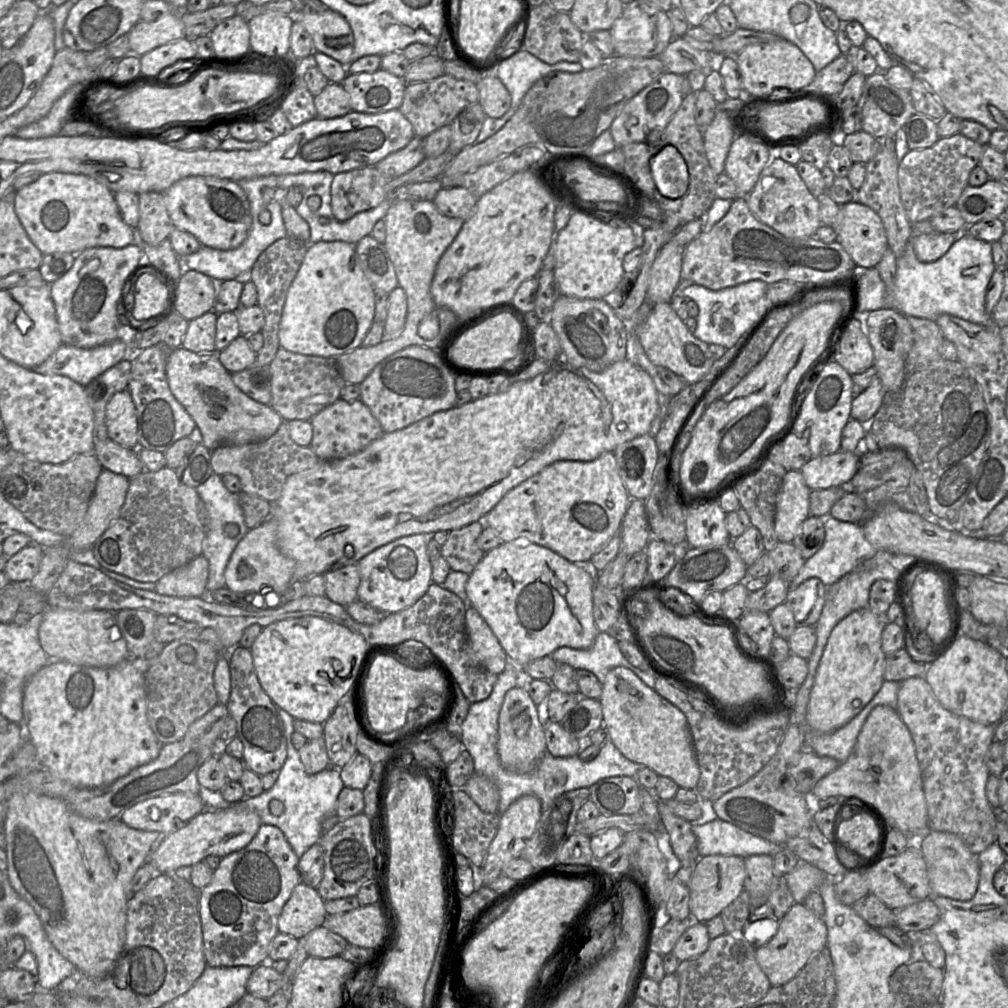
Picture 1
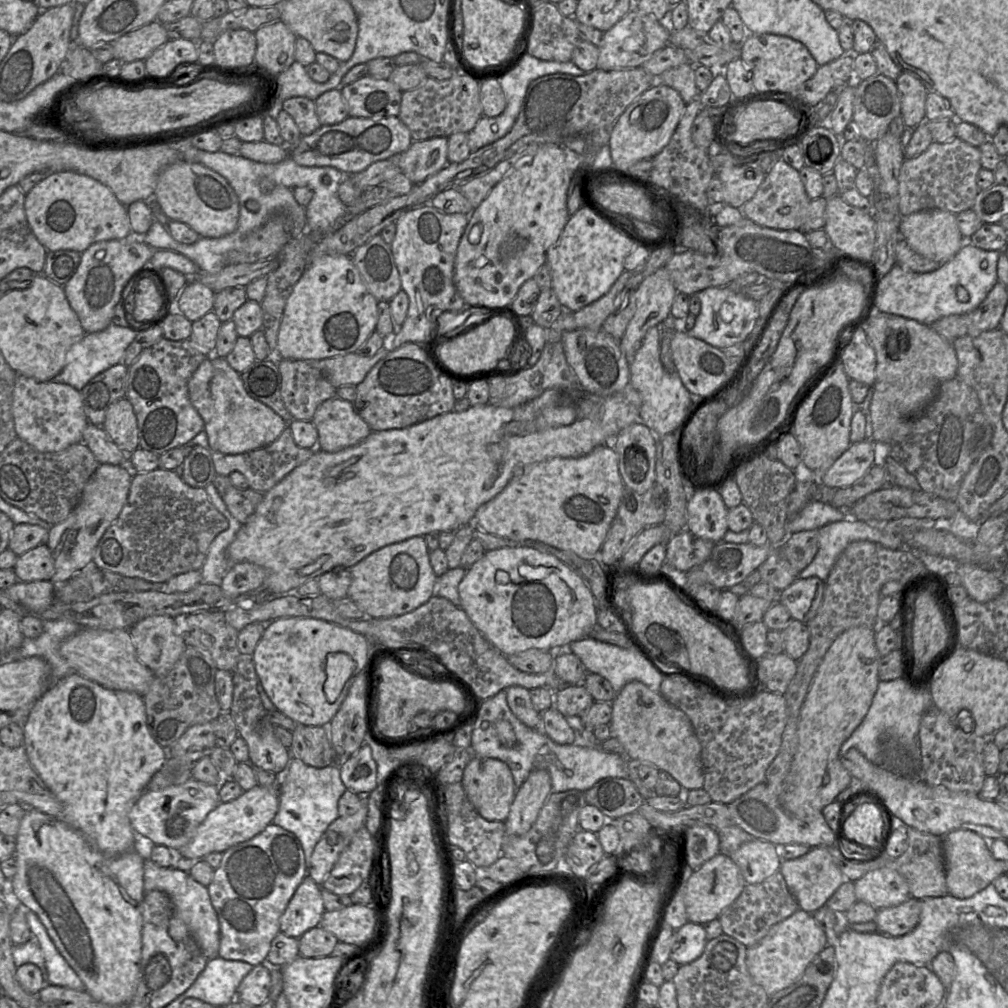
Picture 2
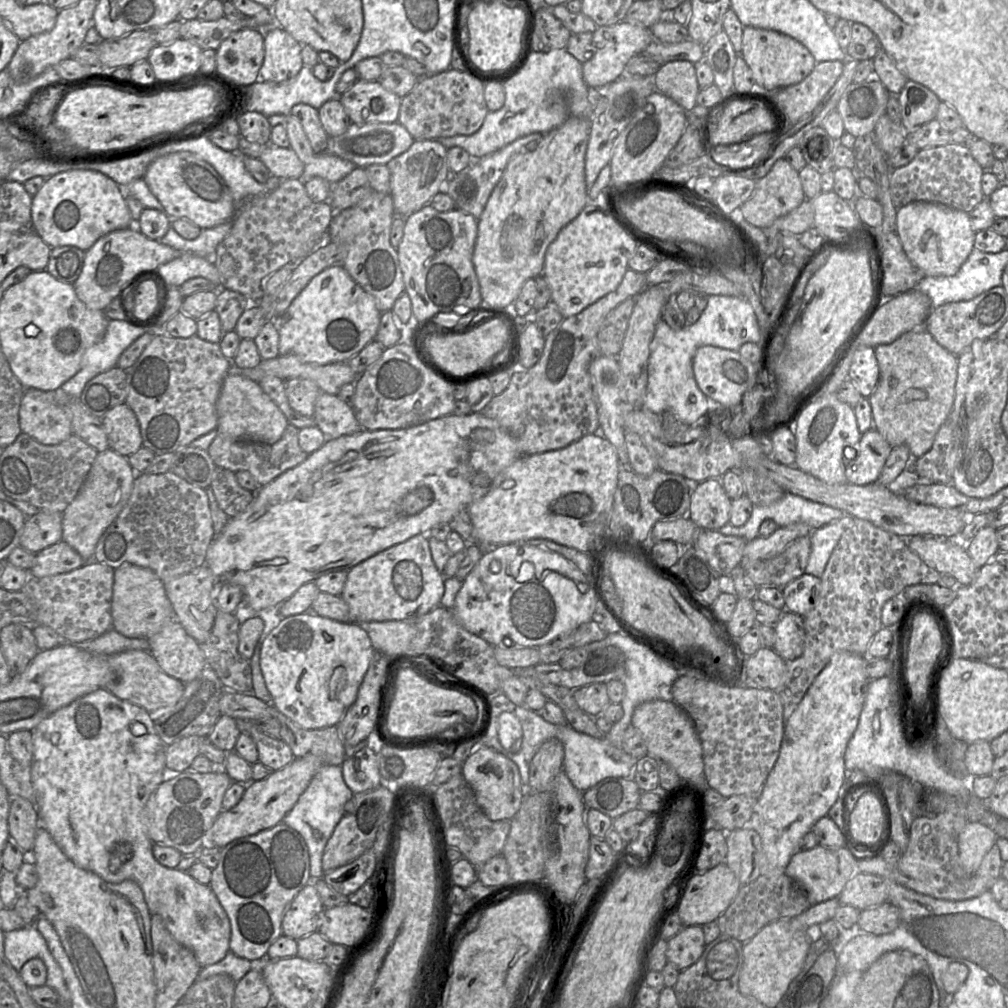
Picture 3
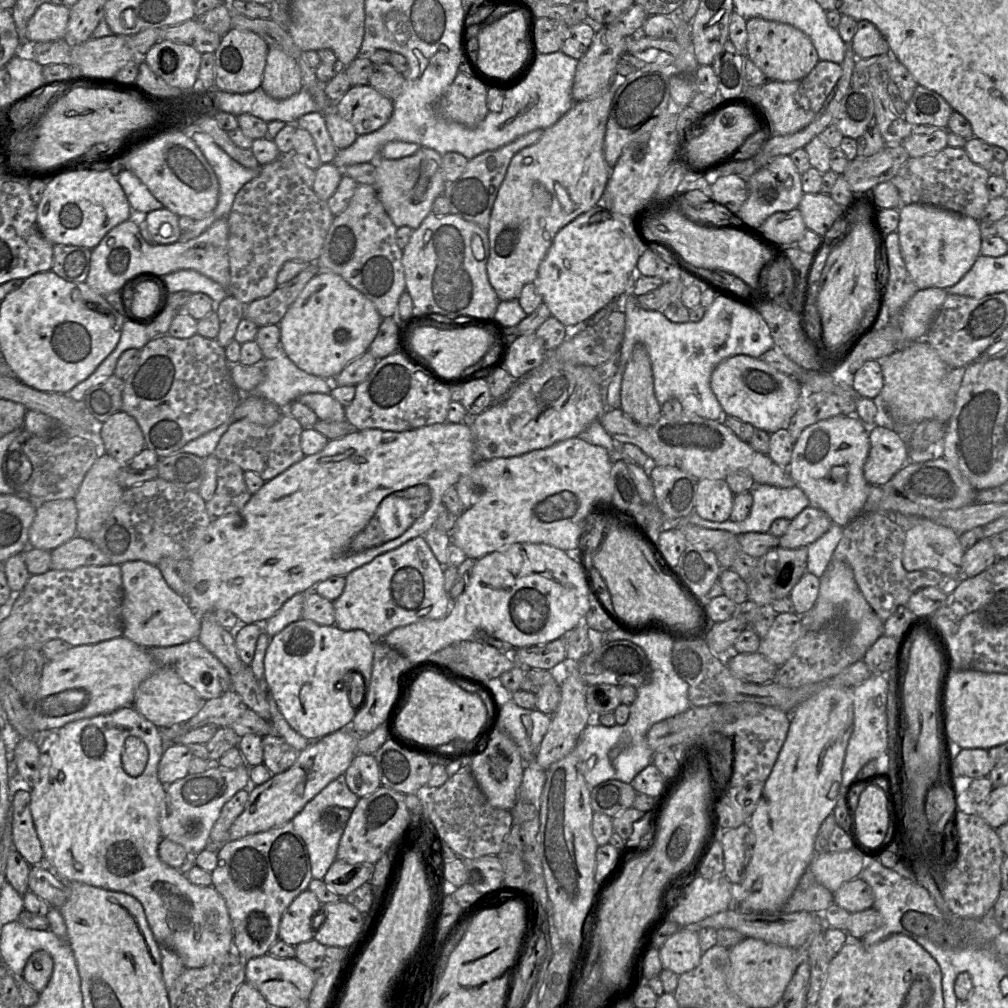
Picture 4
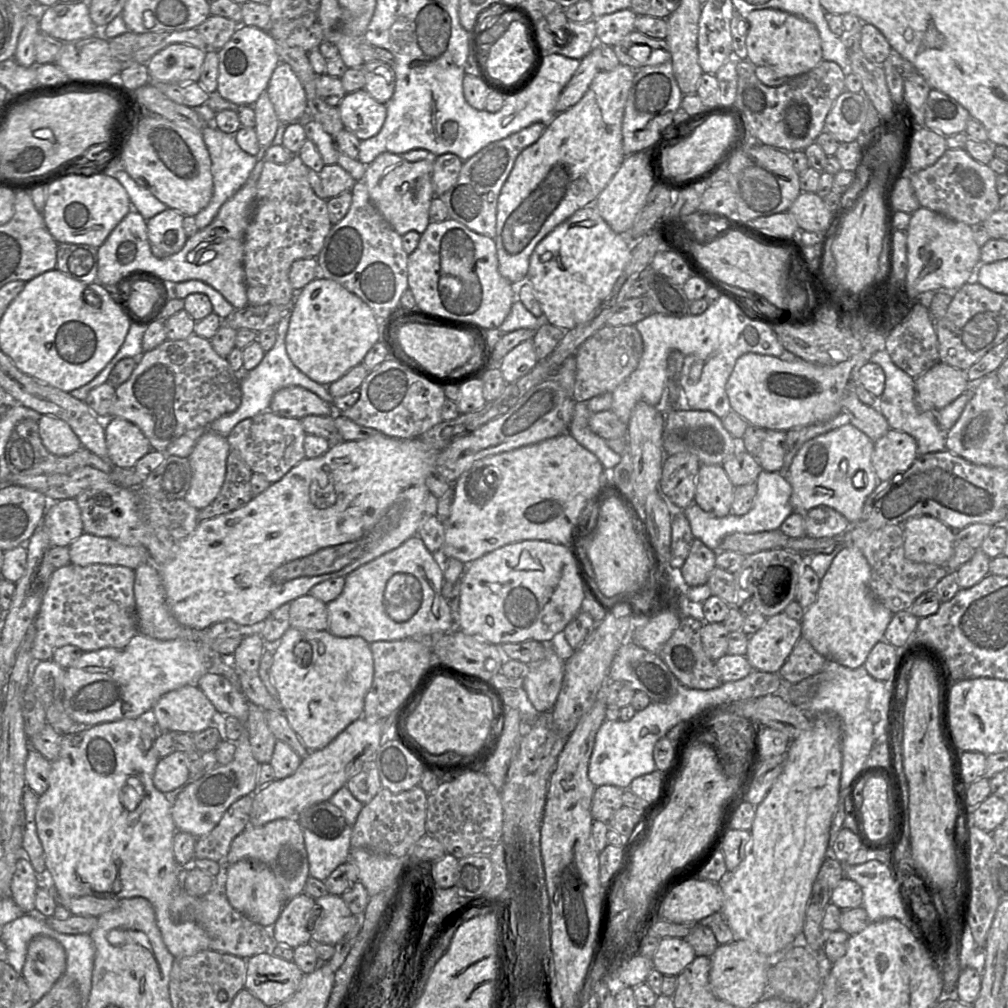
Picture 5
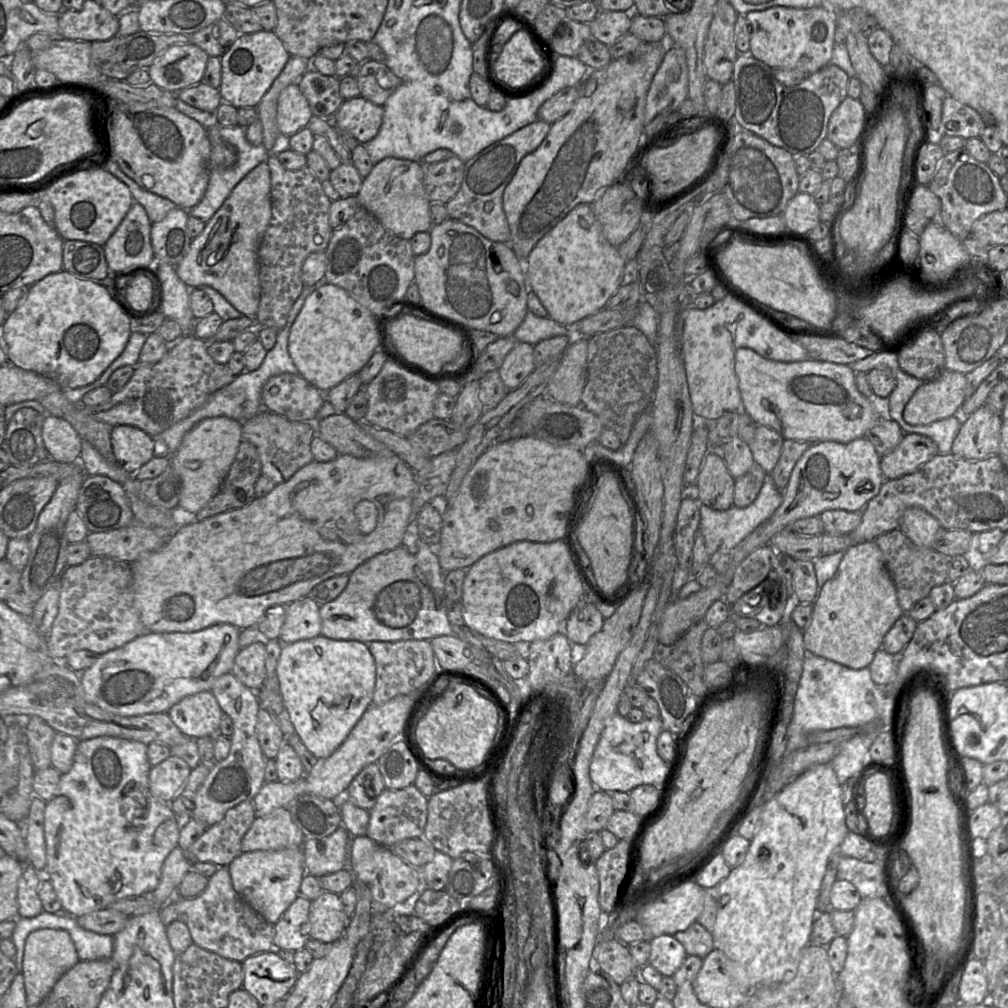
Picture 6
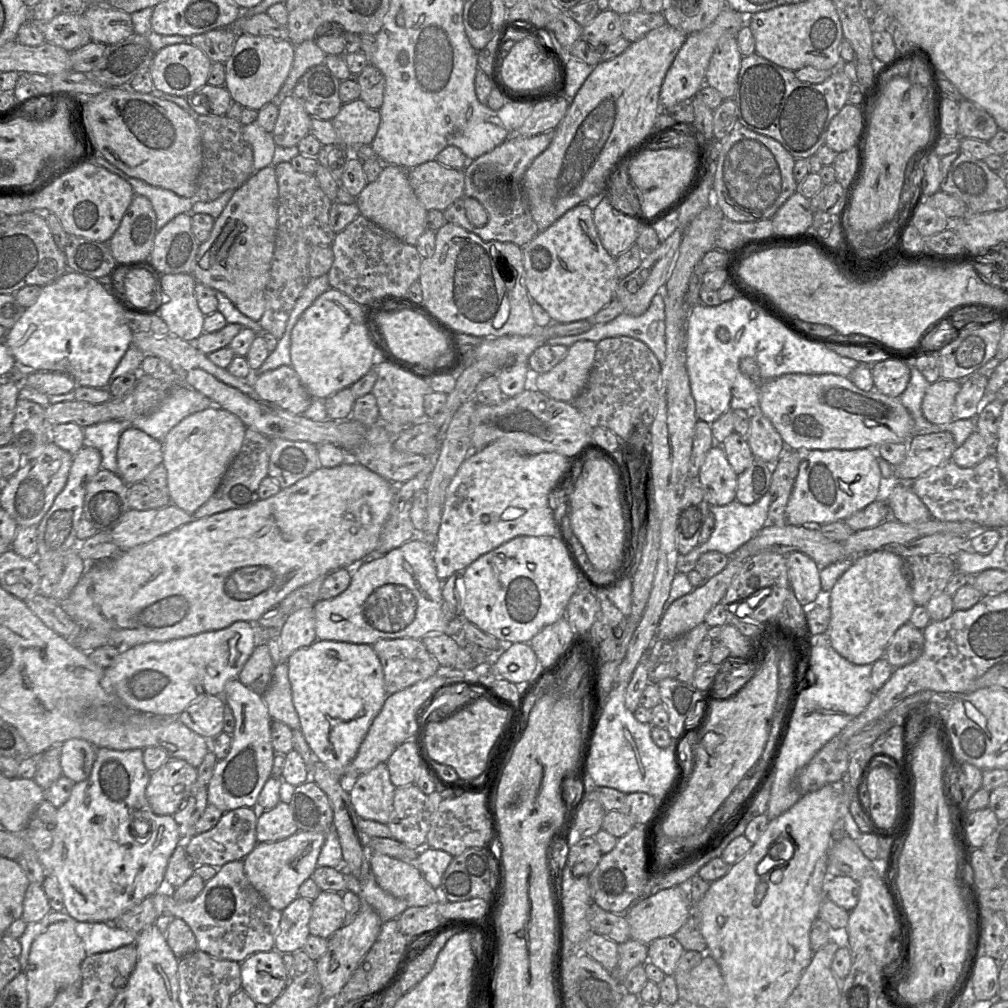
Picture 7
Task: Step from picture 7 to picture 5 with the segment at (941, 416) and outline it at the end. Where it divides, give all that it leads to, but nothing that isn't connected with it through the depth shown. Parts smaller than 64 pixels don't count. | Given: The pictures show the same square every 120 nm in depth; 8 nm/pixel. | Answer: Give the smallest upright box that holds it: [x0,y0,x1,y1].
[915,362,967,411]

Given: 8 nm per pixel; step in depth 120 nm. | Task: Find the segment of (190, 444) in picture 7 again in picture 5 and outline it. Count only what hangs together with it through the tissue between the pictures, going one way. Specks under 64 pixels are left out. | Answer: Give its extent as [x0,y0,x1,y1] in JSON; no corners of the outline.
[183,431,230,510]

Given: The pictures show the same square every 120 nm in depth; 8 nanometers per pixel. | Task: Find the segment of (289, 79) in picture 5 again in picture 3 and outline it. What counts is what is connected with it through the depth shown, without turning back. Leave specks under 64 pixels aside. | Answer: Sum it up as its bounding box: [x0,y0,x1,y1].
[259,25,304,83]

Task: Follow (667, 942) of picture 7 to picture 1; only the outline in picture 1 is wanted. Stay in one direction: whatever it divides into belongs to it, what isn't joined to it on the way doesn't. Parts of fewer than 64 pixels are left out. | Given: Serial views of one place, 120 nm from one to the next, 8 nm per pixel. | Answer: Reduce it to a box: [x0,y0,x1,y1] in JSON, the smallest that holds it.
[672,914,710,961]

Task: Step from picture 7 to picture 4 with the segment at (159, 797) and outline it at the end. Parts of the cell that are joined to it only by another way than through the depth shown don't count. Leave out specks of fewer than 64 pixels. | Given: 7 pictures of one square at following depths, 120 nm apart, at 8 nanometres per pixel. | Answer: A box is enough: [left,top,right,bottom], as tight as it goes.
[158,745,193,786]

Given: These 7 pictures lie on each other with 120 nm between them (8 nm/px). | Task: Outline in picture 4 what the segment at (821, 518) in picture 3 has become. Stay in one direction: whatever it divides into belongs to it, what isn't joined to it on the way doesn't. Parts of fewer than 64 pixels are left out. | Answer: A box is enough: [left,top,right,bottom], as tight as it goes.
[668,484,811,535]

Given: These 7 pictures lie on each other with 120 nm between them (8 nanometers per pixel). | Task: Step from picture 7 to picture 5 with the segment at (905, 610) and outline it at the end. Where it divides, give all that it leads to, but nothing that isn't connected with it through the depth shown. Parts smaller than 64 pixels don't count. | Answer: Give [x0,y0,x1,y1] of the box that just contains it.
[801,546,893,669]

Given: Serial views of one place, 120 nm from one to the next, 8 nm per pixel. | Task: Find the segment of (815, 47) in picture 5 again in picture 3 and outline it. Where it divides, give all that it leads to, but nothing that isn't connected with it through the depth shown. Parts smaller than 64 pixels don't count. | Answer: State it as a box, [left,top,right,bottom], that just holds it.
[739,27,816,91]

